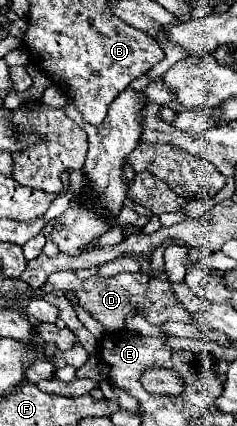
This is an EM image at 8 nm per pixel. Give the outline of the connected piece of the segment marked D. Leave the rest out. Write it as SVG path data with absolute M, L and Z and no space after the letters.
M71 270L67 272L55 272L47 278L47 282L41 286L43 292L55 292L55 290L73 290L77 298L81 300L81 306L91 312L95 320L105 324L109 330L121 330L125 328L125 318L131 314L145 314L145 320L149 324L163 324L169 320L179 320L185 324L191 324L189 312L183 308L183 304L175 298L175 292L167 280L151 278L143 272L135 274L117 274L113 278L99 280L97 276L85 280L79 280Z

